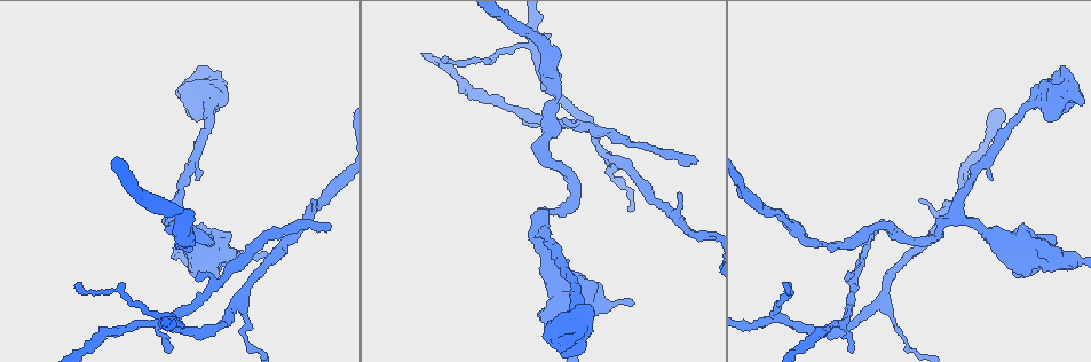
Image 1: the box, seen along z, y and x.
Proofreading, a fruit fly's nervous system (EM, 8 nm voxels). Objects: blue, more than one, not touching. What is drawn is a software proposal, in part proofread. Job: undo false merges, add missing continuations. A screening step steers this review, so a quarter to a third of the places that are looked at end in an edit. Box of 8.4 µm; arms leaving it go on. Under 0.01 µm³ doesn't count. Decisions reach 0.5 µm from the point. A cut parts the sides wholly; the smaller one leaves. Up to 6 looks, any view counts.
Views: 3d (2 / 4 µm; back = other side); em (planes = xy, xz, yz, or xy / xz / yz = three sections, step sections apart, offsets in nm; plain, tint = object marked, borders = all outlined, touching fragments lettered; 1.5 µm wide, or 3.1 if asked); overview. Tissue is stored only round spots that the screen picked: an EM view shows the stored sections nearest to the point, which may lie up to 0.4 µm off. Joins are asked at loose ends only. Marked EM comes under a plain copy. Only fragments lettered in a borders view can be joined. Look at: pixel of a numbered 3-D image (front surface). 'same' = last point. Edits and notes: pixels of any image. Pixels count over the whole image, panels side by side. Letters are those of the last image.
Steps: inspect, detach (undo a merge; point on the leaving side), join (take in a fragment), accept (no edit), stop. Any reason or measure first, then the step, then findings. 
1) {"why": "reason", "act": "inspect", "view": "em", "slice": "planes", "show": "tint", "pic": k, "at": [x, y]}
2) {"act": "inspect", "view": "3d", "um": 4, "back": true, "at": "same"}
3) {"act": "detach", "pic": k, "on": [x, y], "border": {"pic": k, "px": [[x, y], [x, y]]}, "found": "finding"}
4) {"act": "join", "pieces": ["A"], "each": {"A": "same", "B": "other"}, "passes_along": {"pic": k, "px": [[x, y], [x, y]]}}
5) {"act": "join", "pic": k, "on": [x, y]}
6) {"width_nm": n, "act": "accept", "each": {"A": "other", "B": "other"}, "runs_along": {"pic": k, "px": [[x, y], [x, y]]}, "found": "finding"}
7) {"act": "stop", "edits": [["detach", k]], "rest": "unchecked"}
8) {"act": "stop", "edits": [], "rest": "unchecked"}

{"why": "free end", "act": "inspect", "view": "3d", "um": 2, "pic": 1, "at": [329, 227]}

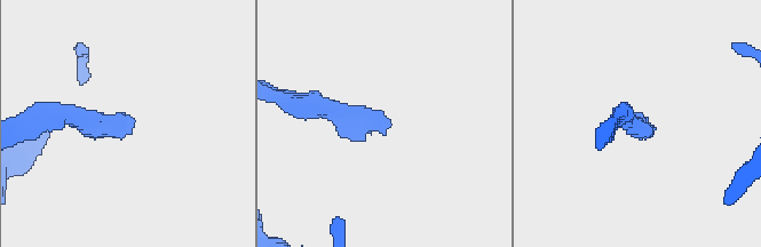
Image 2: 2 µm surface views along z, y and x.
{"why": "now the EM", "act": "inspect", "view": "em", "slice": "xy", "step": 4, "show": "tint", "pic": 2, "at": [131, 132]}

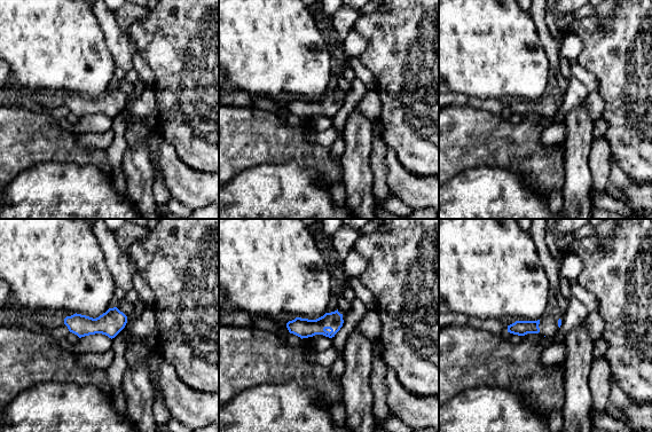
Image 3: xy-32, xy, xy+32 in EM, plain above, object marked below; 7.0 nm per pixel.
{"why": "cut it another way", "act": "inspect", "view": "em", "slice": "planes", "show": "borders", "at": "same"}

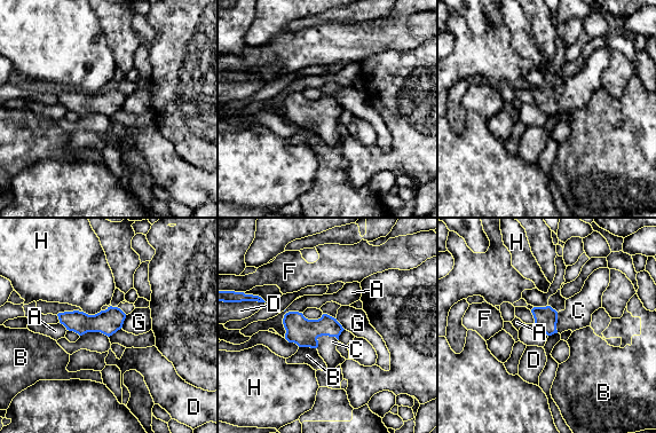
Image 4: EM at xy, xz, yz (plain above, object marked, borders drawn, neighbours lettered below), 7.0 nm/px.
{"act": "join", "pieces": ["C"], "each": {"A": "other", "B": "other", "C": "same", "D": "other", "F": "other", "G": "other", "H": "other"}, "passes_along": {"pic": 4, "px": [[303, 332], [323, 335], [326, 348]]}, "found": "the neuron continues"}

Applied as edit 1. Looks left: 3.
{"act": "inspect", "view": "overview"}

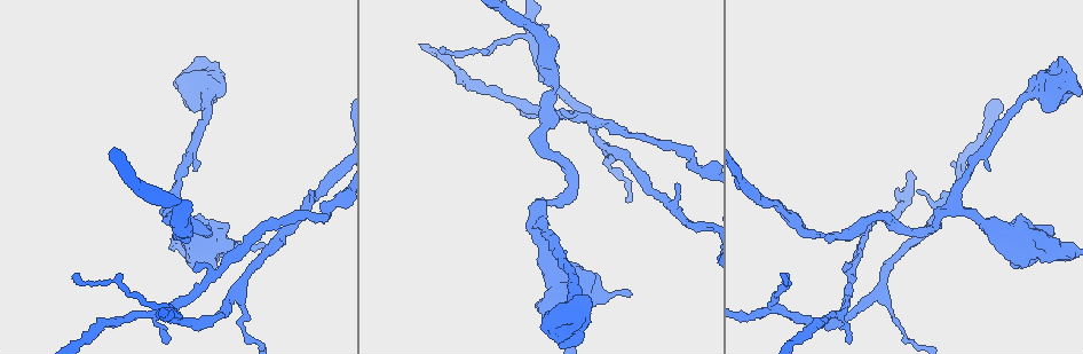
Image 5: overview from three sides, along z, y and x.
{"why": "sharp bend", "act": "inspect", "view": "em", "slice": "planes", "show": "borders", "pic": 5, "at": [205, 232]}

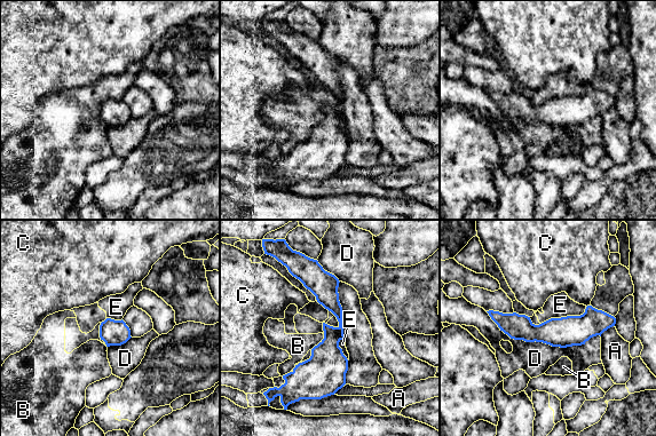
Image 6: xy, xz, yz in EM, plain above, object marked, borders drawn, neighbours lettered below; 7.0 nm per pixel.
{"width_nm": 130, "act": "accept", "each": {"A": "other", "B": "other", "C": "other", "D": "other", "E": "other"}, "runs_along": {"pic": 6, "px": [[305, 260], [339, 315], [332, 390]]}, "found": "all the same neuron"}

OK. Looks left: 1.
{"act": "stop", "edits": [["join", 4]], "rest": "unchecked"}

